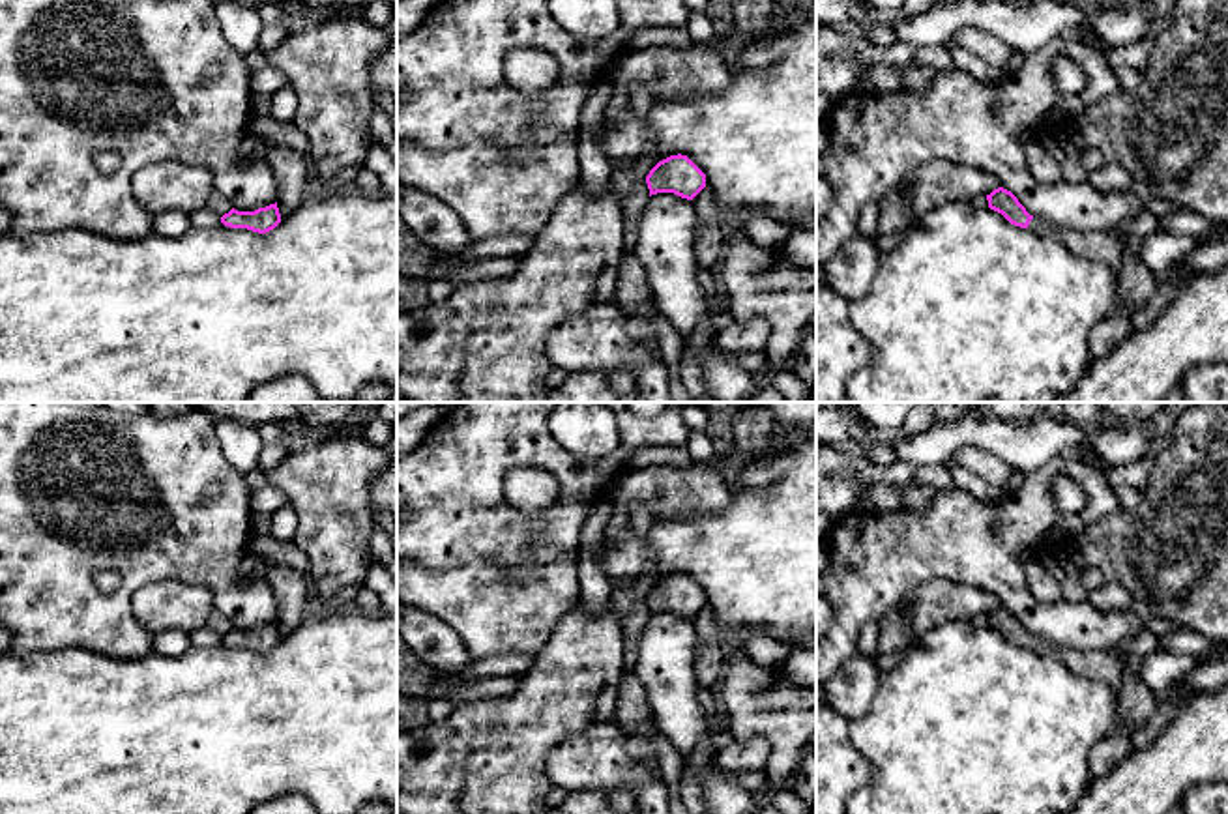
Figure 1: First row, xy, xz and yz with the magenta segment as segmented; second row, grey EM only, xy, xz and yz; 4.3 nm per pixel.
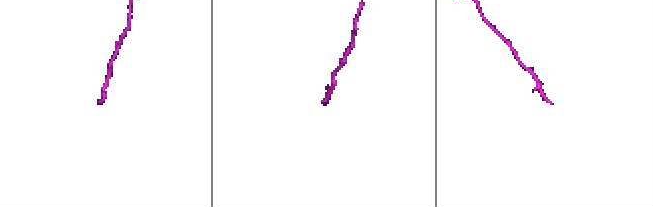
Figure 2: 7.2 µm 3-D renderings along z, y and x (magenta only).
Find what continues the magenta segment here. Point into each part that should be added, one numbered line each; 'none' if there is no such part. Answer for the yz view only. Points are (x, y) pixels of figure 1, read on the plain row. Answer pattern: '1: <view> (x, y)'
1: yz (1105, 667)

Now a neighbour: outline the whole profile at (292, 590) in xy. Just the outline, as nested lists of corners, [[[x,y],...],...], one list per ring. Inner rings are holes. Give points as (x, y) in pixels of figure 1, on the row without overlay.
[[[268,565],[262,573],[277,601],[277,627],[281,638],[288,636],[305,618],[311,593],[307,573],[292,567]]]

